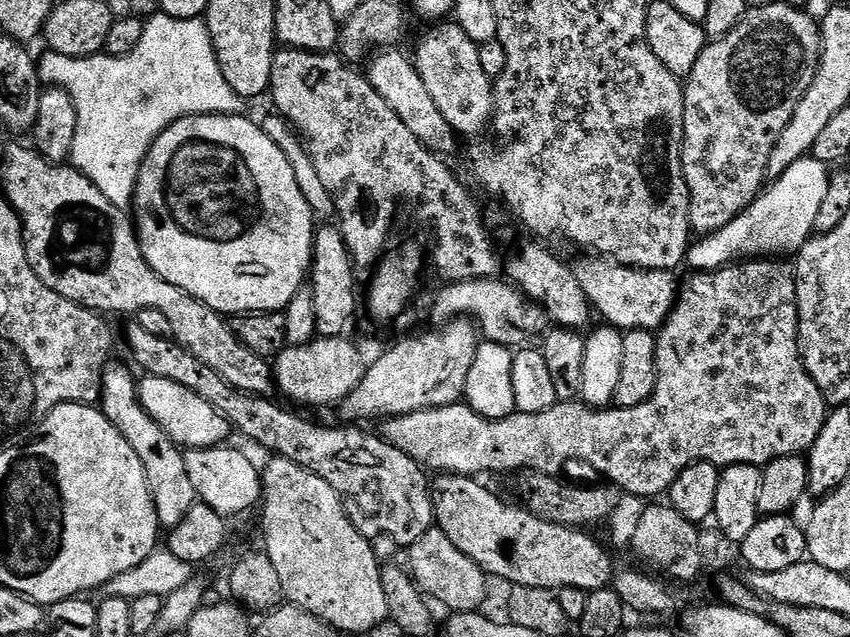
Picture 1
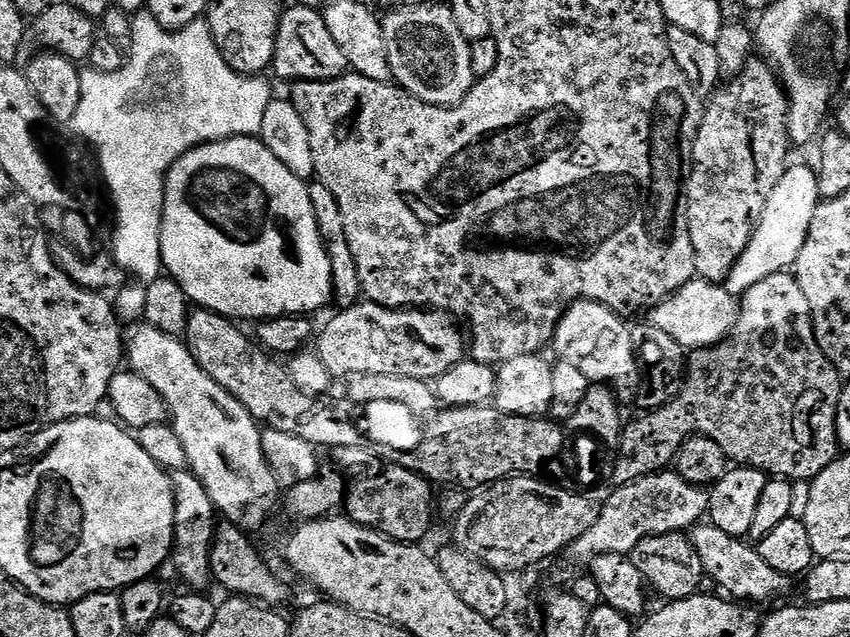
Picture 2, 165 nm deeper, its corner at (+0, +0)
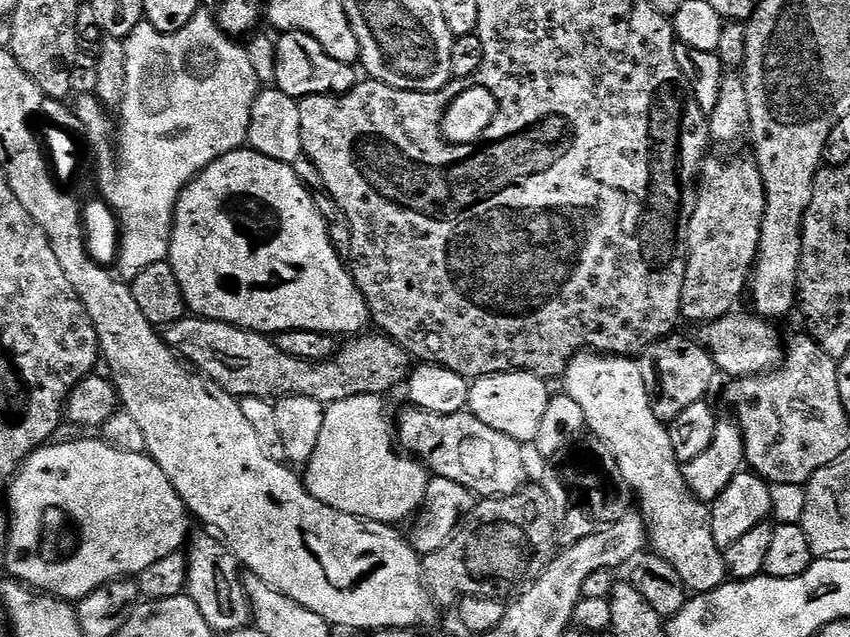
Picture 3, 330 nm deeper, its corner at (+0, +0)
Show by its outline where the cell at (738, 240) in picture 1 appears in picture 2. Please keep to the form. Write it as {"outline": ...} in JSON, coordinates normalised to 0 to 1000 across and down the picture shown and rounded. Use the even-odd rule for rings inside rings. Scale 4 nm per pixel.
{"outline":[[[928,262],[920,273],[915,292],[911,292],[906,311],[901,311],[901,323],[896,330],[896,342],[889,350],[887,367],[873,392],[868,411],[851,440],[849,451],[854,462],[869,468],[882,455],[896,436],[906,436],[916,427],[927,427],[933,419],[944,392],[944,380],[948,380],[948,367],[953,361],[953,342],[958,330],[967,319],[959,268],[951,264]]]}

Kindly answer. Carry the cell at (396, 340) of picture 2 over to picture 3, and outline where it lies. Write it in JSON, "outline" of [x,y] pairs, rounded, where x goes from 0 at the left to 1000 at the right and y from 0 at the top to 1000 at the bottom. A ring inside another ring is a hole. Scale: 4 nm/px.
{"outline":[[[215,499],[194,513],[191,521],[193,534],[202,545],[202,551],[220,567],[232,586],[244,590],[261,612],[279,625],[302,622],[324,631],[332,622],[354,622],[369,625],[375,634],[385,637],[402,631],[402,625],[416,625],[421,619],[456,619],[460,609],[466,609],[469,603],[472,608],[479,598],[487,576],[479,549],[451,524],[420,524],[406,532],[385,565],[356,565],[341,562],[341,556],[332,556],[324,532],[316,531],[312,523],[298,521],[260,502],[225,501]]]}

